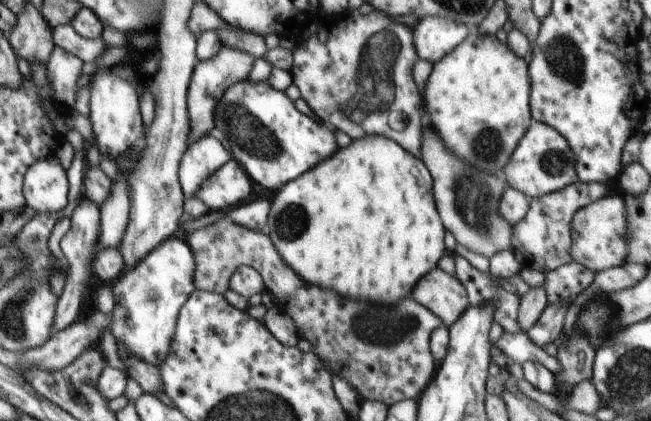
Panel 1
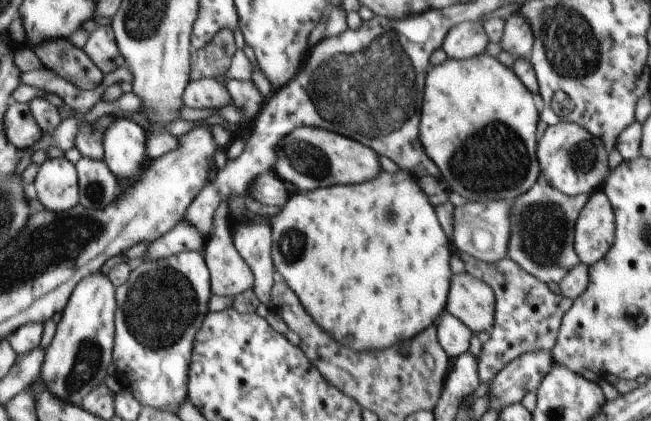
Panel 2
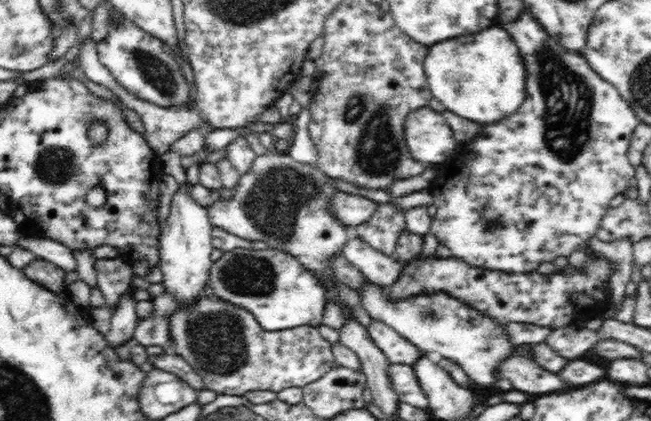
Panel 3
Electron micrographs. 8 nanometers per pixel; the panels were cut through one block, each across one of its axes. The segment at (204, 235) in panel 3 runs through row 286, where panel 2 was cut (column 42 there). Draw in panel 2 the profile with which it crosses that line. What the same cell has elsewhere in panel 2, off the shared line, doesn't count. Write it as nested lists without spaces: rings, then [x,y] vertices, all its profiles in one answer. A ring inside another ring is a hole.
[[[66,157],[47,159],[39,166],[33,184],[36,198],[46,209],[58,214],[79,204],[81,194],[76,169]]]

